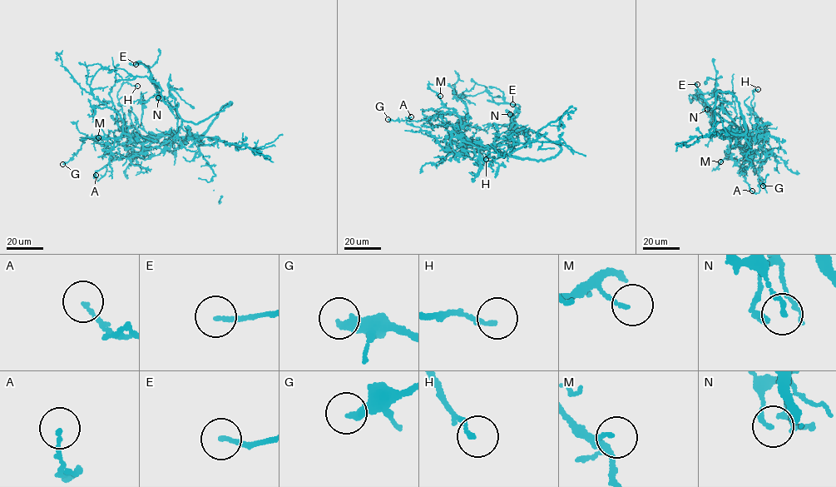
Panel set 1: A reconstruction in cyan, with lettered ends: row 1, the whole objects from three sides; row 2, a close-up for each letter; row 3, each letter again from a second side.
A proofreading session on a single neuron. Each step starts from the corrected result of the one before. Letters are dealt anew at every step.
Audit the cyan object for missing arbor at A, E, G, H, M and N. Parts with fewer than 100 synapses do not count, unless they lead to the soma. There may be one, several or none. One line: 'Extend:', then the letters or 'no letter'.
Extend: no letter

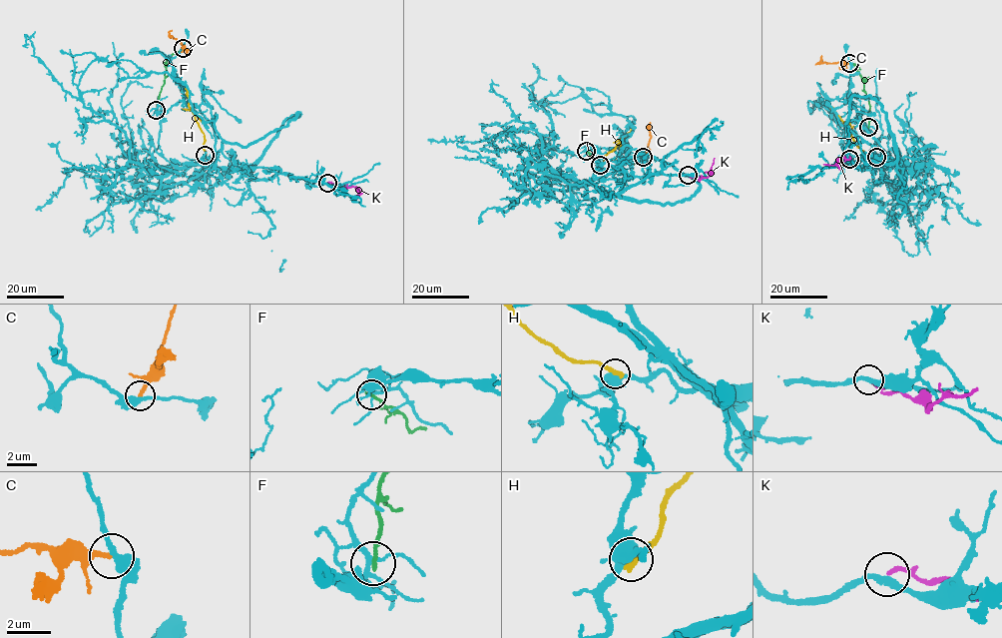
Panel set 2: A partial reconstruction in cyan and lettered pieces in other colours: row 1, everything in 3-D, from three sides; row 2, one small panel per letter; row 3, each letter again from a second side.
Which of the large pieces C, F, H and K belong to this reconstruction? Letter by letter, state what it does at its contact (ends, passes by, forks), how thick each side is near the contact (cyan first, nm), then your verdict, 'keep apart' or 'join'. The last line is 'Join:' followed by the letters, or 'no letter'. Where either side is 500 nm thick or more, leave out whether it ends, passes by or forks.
C: it ends; calibres 440 and 240 nm; keep apart
F: it ends; calibres 200 and 200 nm; keep apart
H: calibres 550 and 400 nm; keep apart
K: it ends; calibres 260 and 180 nm; keep apart
Join: no letter

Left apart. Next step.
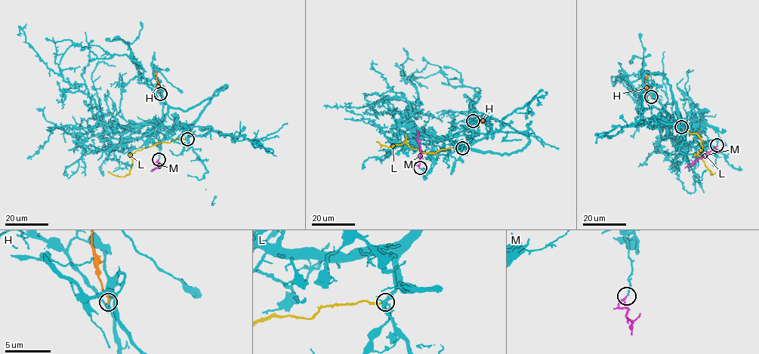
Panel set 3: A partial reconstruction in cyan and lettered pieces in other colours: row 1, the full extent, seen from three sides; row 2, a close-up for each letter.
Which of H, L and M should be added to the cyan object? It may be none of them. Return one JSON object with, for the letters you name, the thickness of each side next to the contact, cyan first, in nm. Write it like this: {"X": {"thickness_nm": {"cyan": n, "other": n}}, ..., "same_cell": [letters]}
{"M": {"thickness_nm": {"cyan": 150, "other": 180}}, "same_cell": ["M"]}

